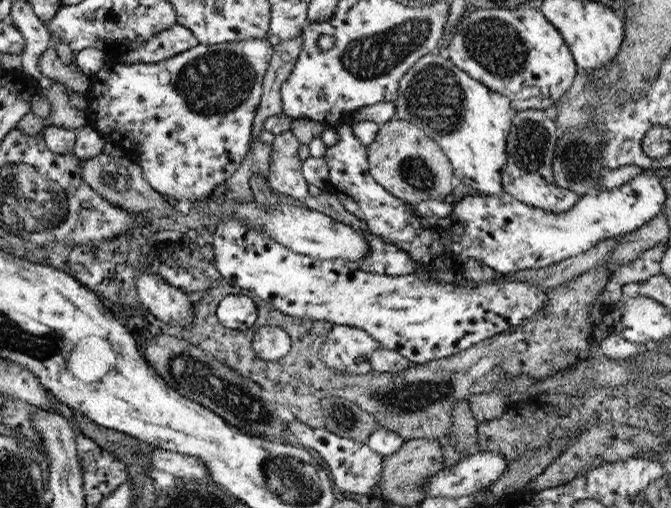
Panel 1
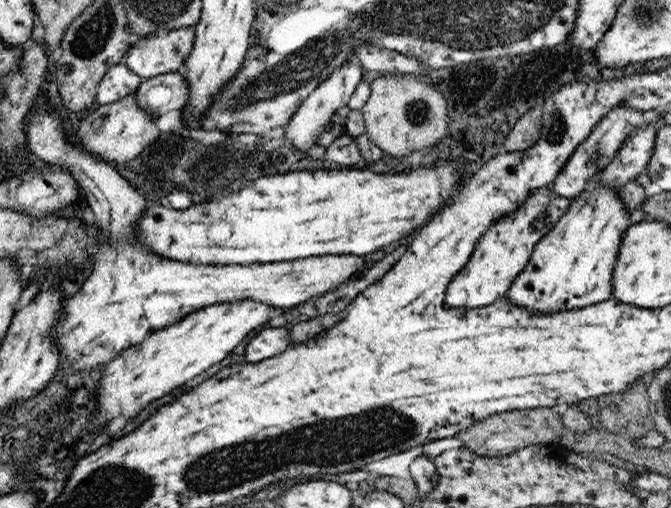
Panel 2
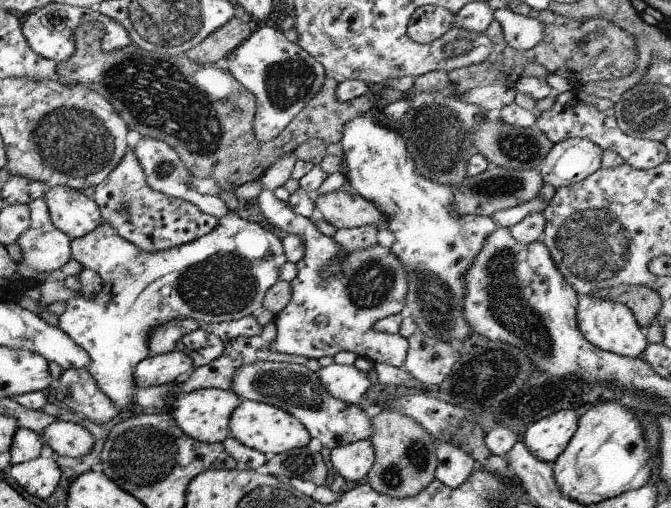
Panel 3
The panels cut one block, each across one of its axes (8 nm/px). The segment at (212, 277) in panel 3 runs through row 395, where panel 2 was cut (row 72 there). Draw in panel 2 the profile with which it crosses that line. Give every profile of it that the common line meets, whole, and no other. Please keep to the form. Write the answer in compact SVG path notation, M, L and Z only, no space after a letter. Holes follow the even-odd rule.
M122 63L109 65L97 84L96 100L99 105L109 105L119 101L135 93L140 82L140 77L128 70Z

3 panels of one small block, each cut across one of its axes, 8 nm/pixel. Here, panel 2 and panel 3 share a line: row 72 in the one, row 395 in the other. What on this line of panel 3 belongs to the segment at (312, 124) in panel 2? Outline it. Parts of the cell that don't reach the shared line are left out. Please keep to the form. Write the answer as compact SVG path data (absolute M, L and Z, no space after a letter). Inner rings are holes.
M329 364L316 374L326 394L346 404L363 404L364 393L370 386L366 374L358 372L352 365Z

